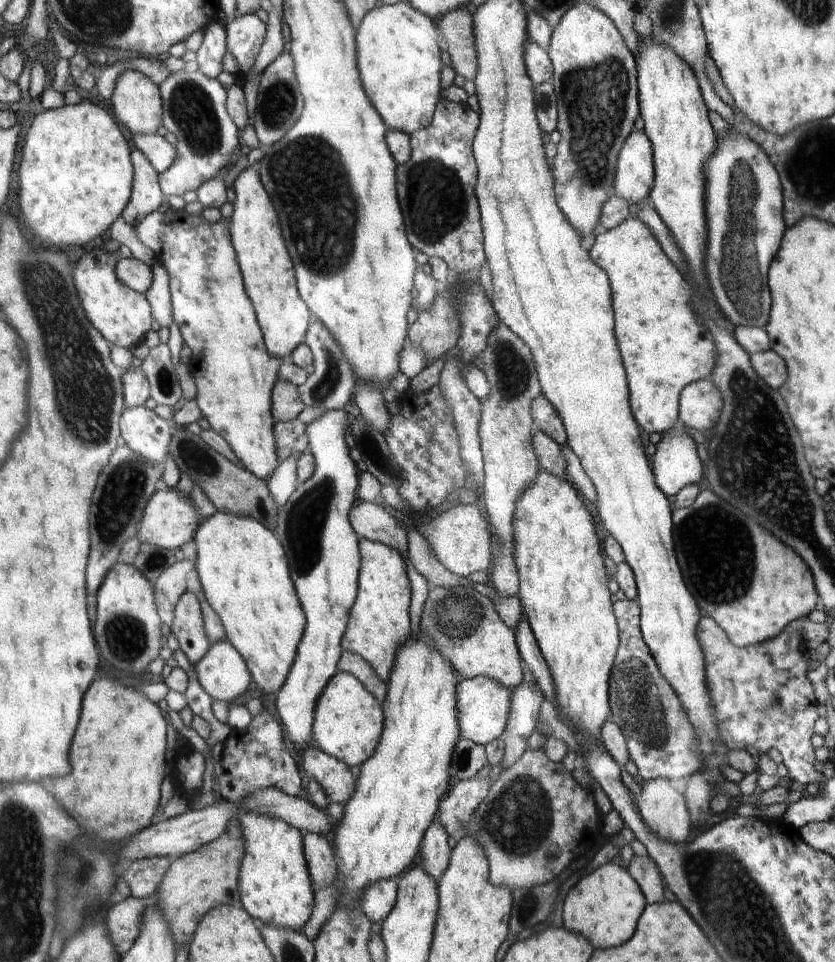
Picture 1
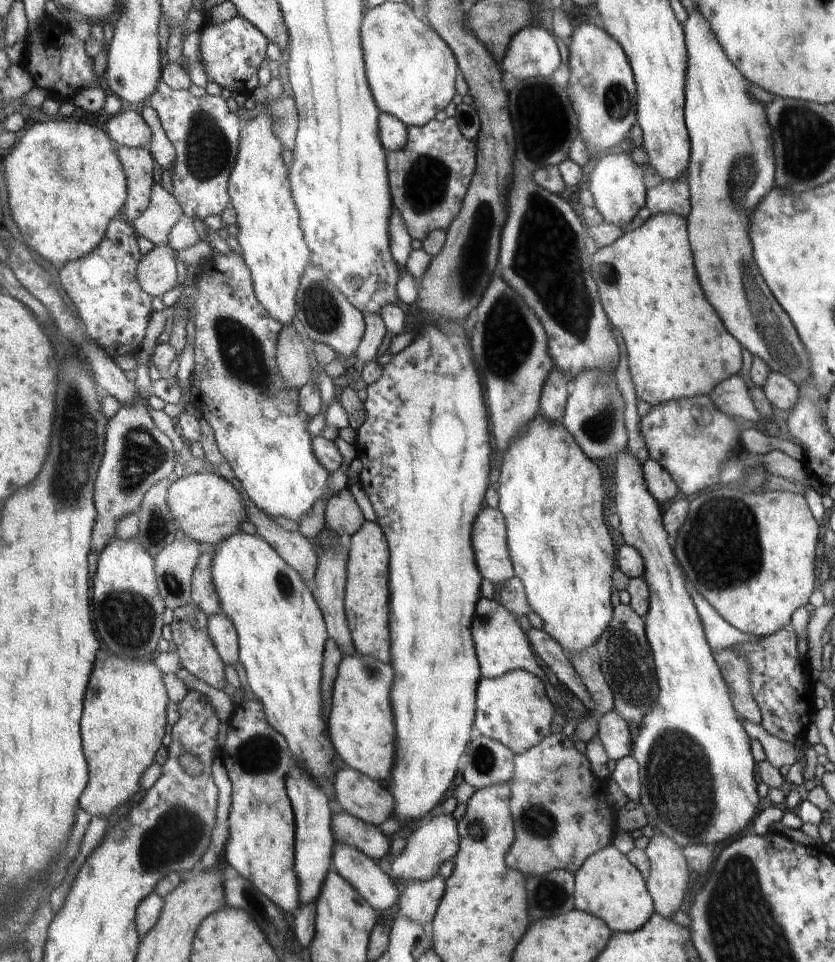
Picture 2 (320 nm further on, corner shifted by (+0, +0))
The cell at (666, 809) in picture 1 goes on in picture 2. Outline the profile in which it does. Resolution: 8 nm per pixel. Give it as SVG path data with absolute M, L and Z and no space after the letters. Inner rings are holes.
M656 833L650 839L645 851L650 863L649 875L645 877L645 880L648 882L648 889L650 896L653 897L653 903L656 905L656 914L669 919L684 902L684 892L686 892L688 880L690 880L689 865L679 844L662 833Z

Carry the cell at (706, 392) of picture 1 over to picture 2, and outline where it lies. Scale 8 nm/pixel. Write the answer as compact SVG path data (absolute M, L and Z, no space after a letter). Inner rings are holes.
M740 374L731 376L724 382L717 384L709 396L721 411L728 413L730 416L745 418L754 422L761 418L752 399L750 399L746 382Z

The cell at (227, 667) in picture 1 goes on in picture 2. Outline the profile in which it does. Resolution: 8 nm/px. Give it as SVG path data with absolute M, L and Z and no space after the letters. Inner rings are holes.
M224 611L208 616L209 636L217 647L221 659L225 664L231 664L239 660L240 639L233 620L225 615Z

